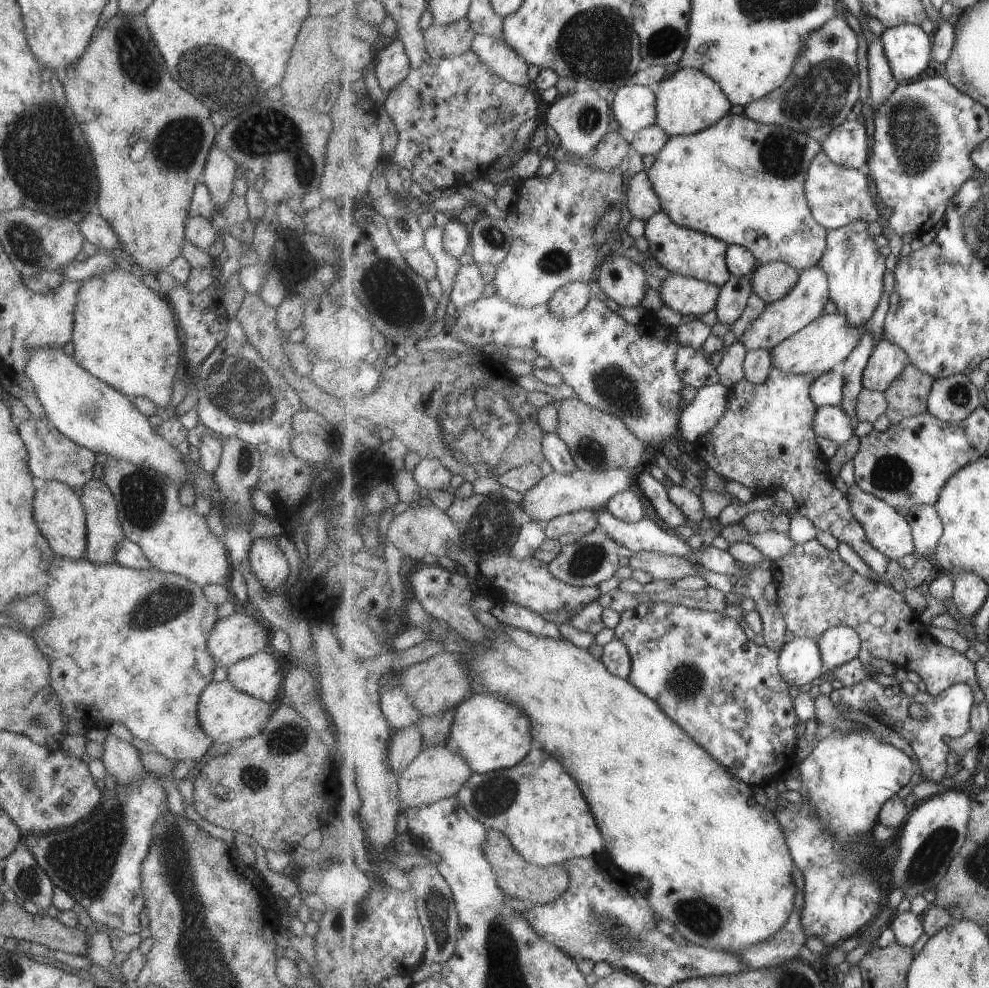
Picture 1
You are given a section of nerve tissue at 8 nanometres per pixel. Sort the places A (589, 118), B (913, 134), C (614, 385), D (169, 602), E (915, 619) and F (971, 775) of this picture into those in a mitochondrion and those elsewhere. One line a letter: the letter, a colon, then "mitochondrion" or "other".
A: mitochondrion
B: mitochondrion
C: mitochondrion
D: mitochondrion
E: other
F: other

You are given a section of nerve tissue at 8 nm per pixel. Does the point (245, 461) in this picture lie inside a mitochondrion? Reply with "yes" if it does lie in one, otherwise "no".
yes

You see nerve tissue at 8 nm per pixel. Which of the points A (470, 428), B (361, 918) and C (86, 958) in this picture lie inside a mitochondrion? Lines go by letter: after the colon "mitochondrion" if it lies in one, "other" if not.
A: mitochondrion
B: mitochondrion
C: other

